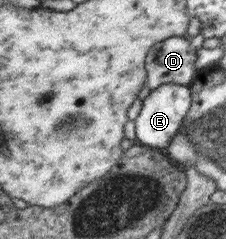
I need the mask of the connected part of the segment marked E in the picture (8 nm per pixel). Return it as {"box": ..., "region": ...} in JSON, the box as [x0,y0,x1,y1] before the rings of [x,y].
{"box":[134,84,195,150],"region":[[[162,84],[149,94],[141,103],[141,109],[134,119],[134,135],[141,145],[168,150],[171,142],[180,137],[180,130],[187,122],[190,106],[195,104],[195,93],[192,85]]]}

